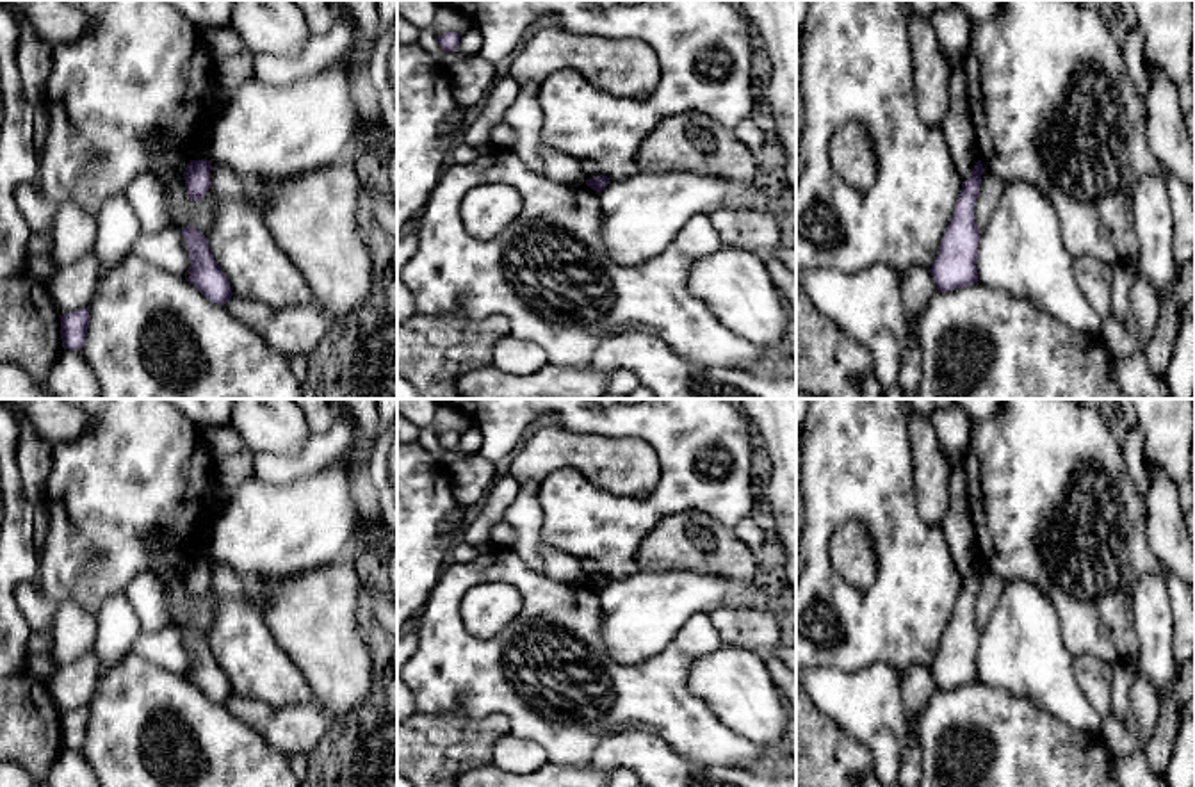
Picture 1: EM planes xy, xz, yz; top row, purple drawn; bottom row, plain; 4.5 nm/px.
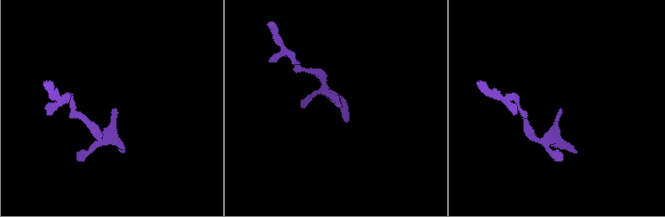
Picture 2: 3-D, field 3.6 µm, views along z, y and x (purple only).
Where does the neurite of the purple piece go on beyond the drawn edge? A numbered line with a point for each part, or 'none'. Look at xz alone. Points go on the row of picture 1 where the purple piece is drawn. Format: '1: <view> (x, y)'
none

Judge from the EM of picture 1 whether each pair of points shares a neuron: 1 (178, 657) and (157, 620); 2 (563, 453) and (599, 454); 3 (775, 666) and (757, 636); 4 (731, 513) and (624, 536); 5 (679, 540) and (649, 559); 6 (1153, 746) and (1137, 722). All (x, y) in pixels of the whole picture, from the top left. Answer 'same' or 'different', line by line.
1: different
2: same
3: different
4: same
5: same
6: different

